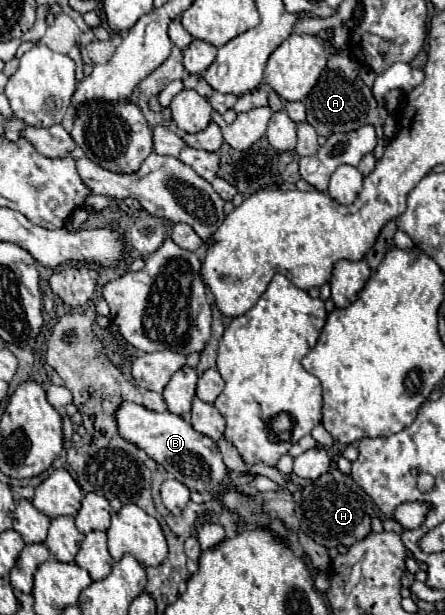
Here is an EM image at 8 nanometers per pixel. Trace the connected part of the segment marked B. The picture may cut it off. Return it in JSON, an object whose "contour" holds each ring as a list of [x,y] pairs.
{"contour":[[[121,403],[117,409],[117,425],[123,439],[139,445],[151,459],[163,465],[177,481],[187,485],[191,491],[217,495],[217,487],[223,487],[223,479],[229,477],[229,469],[223,463],[221,451],[211,437],[197,433],[175,413],[155,413],[135,403]]]}

